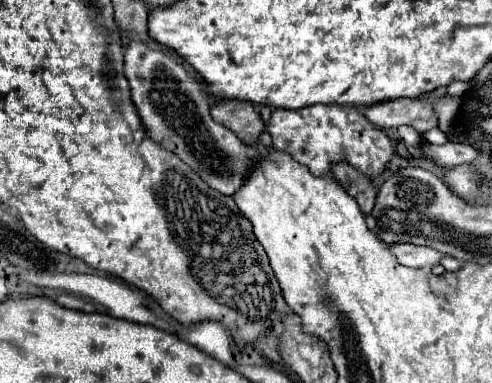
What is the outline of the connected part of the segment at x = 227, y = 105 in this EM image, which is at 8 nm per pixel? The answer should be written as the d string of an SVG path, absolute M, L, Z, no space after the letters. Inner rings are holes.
M219 101L211 107L211 117L223 127L235 131L235 135L247 145L255 145L261 131L265 129L261 115L251 103L243 101Z

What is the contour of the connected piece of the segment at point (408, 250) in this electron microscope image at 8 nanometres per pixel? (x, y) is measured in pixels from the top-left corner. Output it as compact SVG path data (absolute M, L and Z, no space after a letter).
M413 243L389 245L389 251L395 255L397 263L401 263L405 267L413 267L413 269L433 267L443 257L443 253L439 253L431 247L421 247L421 245L413 245Z

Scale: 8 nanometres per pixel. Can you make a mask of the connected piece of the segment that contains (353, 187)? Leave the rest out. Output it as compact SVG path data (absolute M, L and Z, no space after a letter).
M337 163L333 167L333 177L359 203L361 211L365 215L369 215L375 205L375 197L377 197L377 191L375 191L371 179L367 179L365 175L359 175L359 171L353 169L349 163Z

